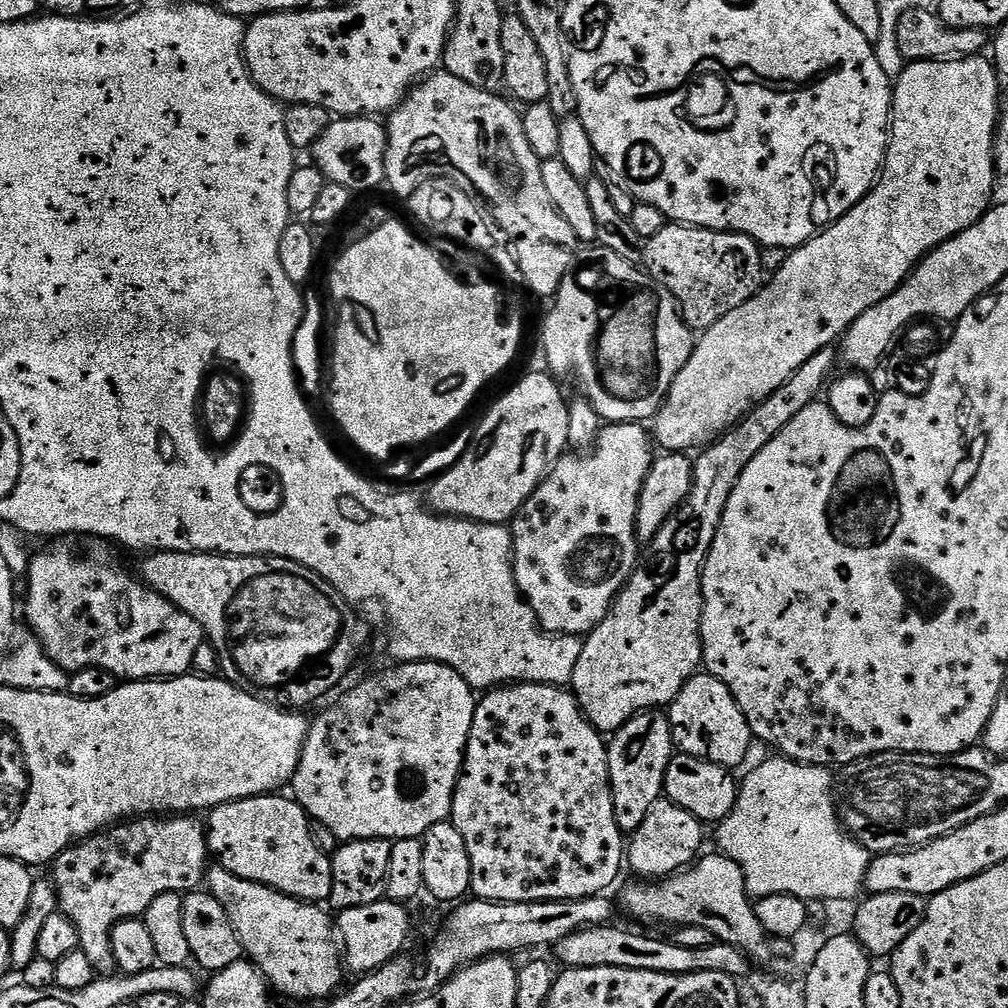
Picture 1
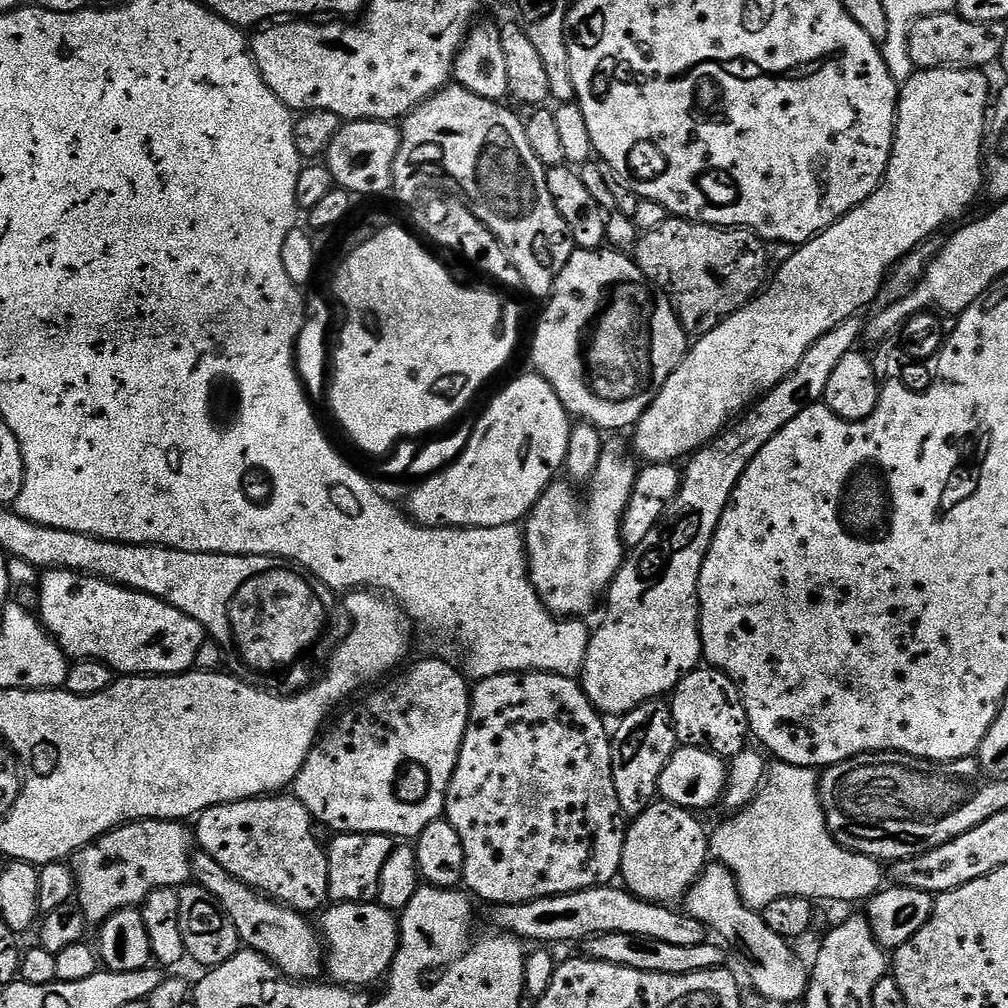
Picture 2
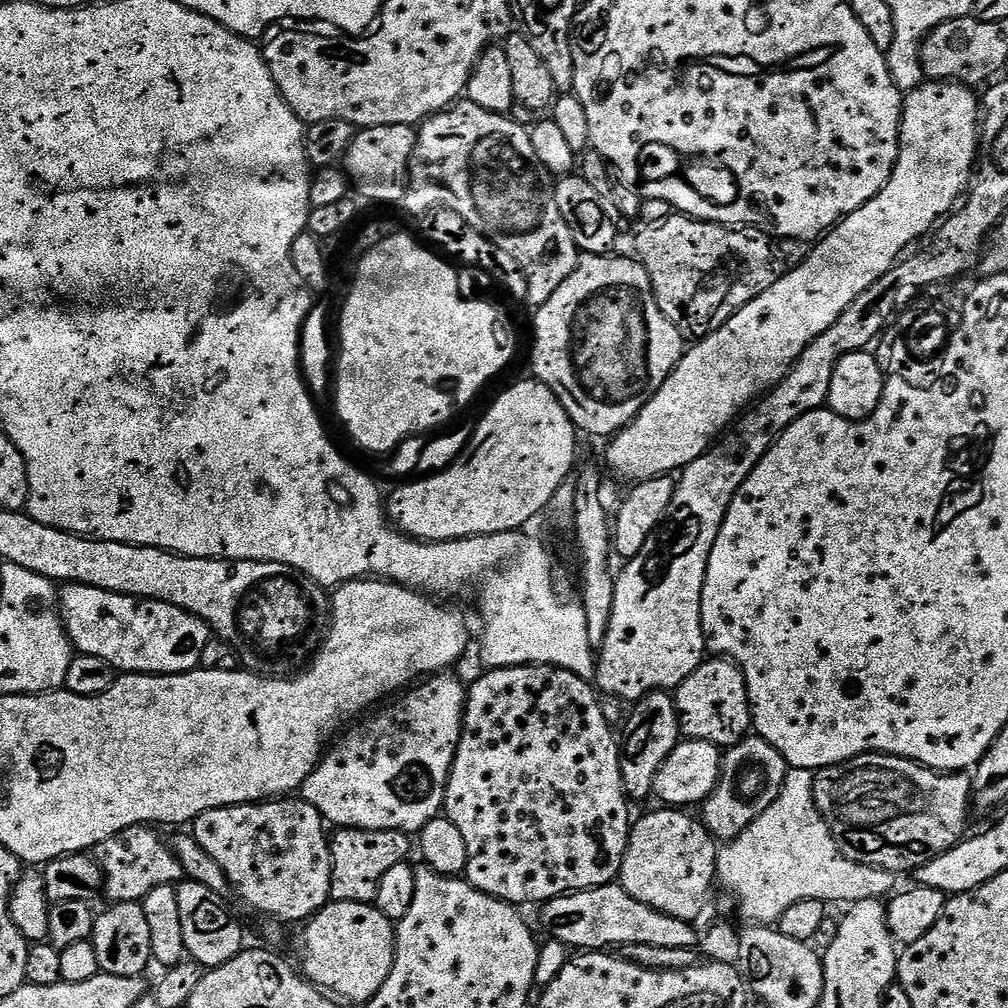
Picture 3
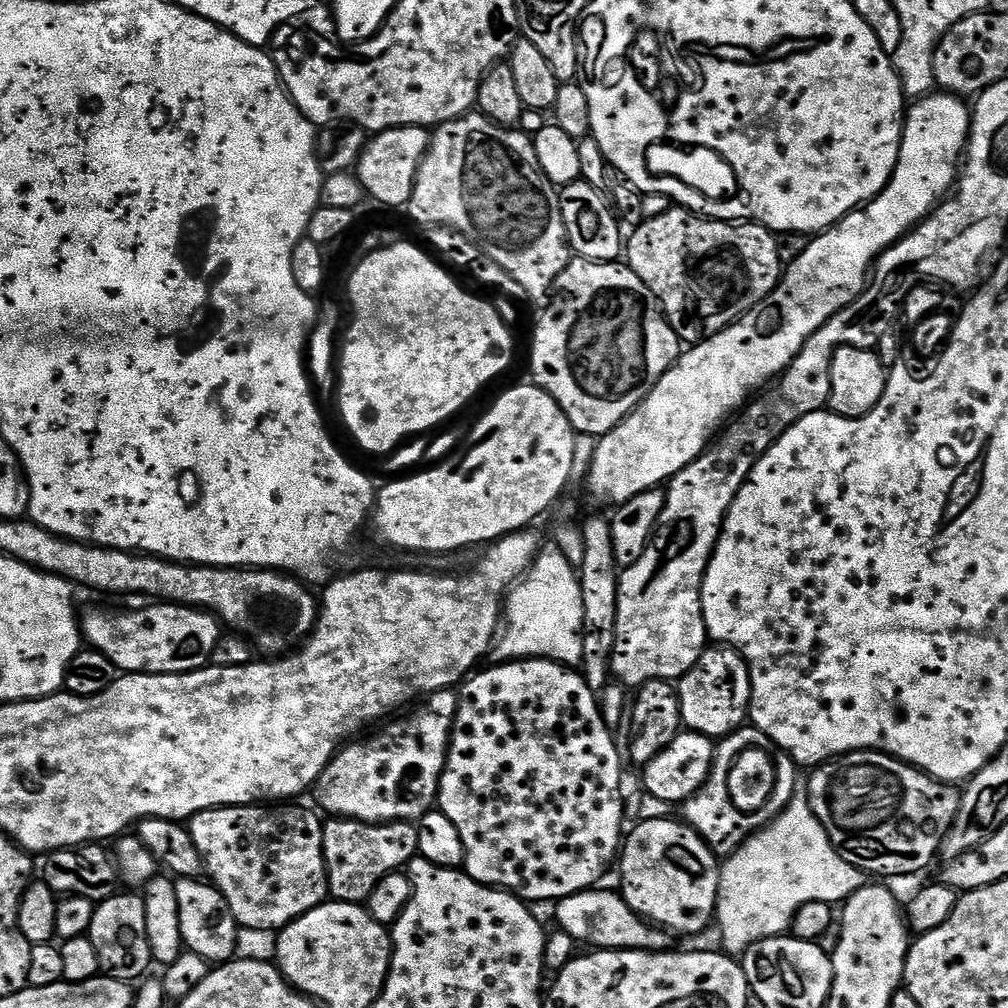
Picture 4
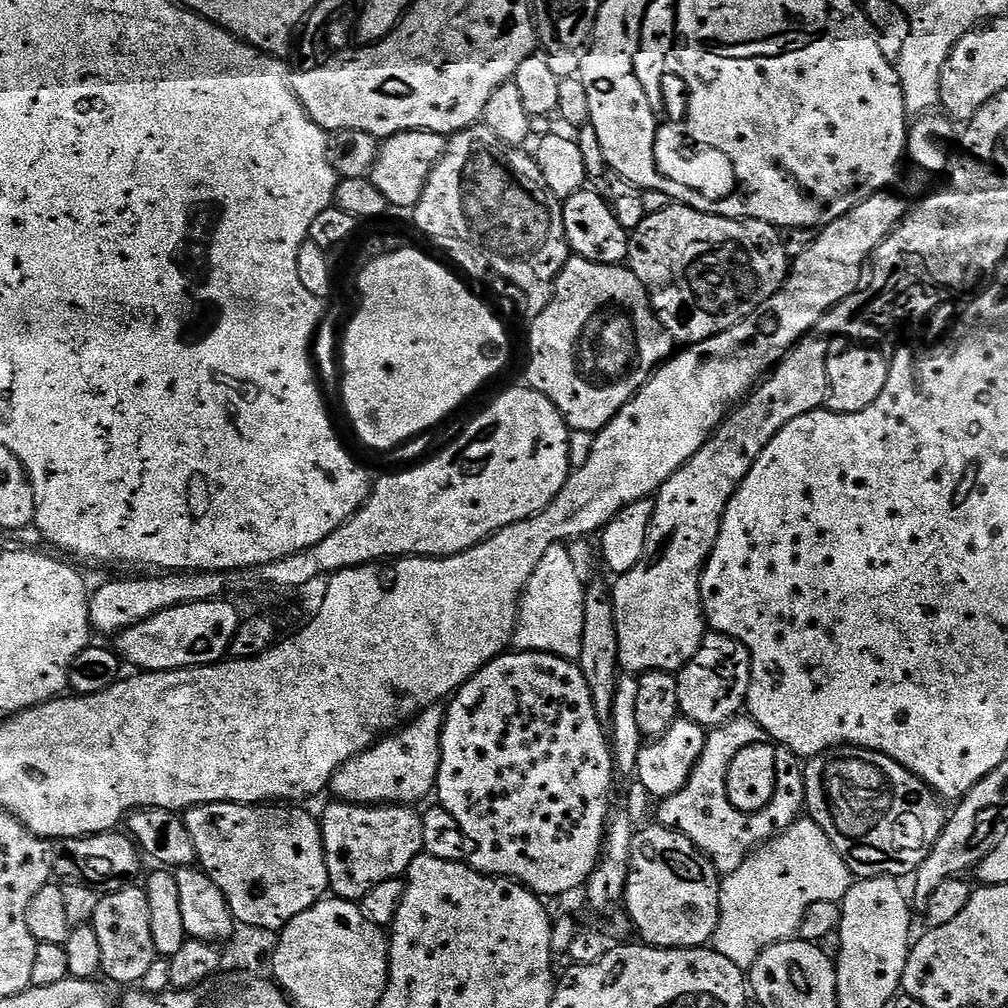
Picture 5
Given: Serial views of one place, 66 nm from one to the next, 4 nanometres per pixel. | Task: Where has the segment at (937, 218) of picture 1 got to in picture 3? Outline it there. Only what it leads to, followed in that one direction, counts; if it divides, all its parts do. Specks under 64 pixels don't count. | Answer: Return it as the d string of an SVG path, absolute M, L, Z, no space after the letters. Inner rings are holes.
M925 82L903 97L900 153L886 186L877 196L870 198L870 202L845 216L800 264L789 267L784 272L785 276L783 273L774 281L766 294L758 294L754 302L742 306L742 310L733 314L719 330L697 339L693 343L696 345L685 351L658 394L646 402L634 420L611 437L608 464L622 479L639 482L676 474L707 452L717 437L753 401L763 397L787 376L796 359L808 349L814 338L830 330L830 326L842 318L845 310L859 296L876 287L876 283L893 268L894 262L913 247L911 244L915 240L923 241L923 236L928 231L929 235L957 207L958 201L969 191L978 164L978 125L982 112L978 107L978 96L972 92L975 91L969 85L959 82Z

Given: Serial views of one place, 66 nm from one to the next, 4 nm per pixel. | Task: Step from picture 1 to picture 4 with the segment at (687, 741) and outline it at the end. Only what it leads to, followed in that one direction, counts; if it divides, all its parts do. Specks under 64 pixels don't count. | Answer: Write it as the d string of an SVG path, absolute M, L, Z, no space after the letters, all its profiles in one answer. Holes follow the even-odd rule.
M708 646L698 658L698 662L678 681L680 694L680 719L683 727L689 732L697 732L703 736L723 738L745 727L749 719L748 705L752 702L752 683L748 673L748 663L743 656L727 646Z

